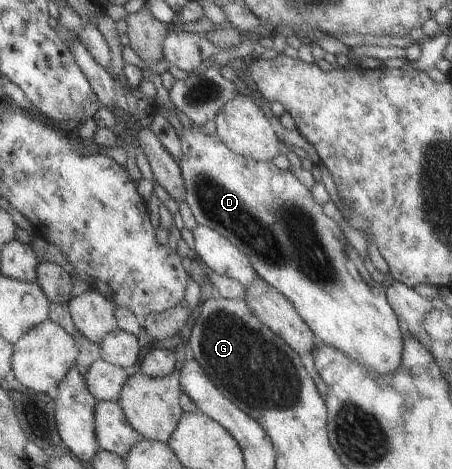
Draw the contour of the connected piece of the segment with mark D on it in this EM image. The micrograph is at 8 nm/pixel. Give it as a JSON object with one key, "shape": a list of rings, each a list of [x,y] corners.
{"shape":[[[179,112],[178,114],[183,121],[182,129],[177,131],[181,143],[181,155],[178,159],[179,169],[182,180],[184,181],[185,201],[190,208],[190,212],[194,215],[196,222],[198,222],[199,225],[207,226],[218,231],[220,235],[224,235],[225,239],[234,243],[242,253],[246,253],[248,258],[252,261],[254,270],[258,273],[259,278],[266,281],[269,285],[272,285],[272,287],[281,295],[284,295],[284,297],[296,307],[298,315],[302,317],[304,324],[308,325],[308,328],[314,333],[315,339],[319,343],[330,345],[330,347],[334,347],[334,349],[346,353],[352,361],[356,361],[356,365],[364,365],[366,369],[370,369],[370,371],[374,371],[374,373],[378,373],[378,375],[394,373],[394,371],[400,367],[400,363],[402,363],[402,349],[405,339],[399,329],[398,319],[387,303],[385,291],[389,281],[379,283],[372,279],[370,265],[367,265],[364,259],[360,258],[360,255],[358,255],[354,247],[347,242],[343,231],[339,228],[336,221],[324,214],[323,206],[316,203],[311,191],[299,181],[291,170],[278,169],[271,161],[255,161],[237,155],[230,151],[230,149],[227,149],[227,146],[218,138],[216,133],[214,133],[214,135],[206,135],[202,131],[202,125],[193,123]]]}

